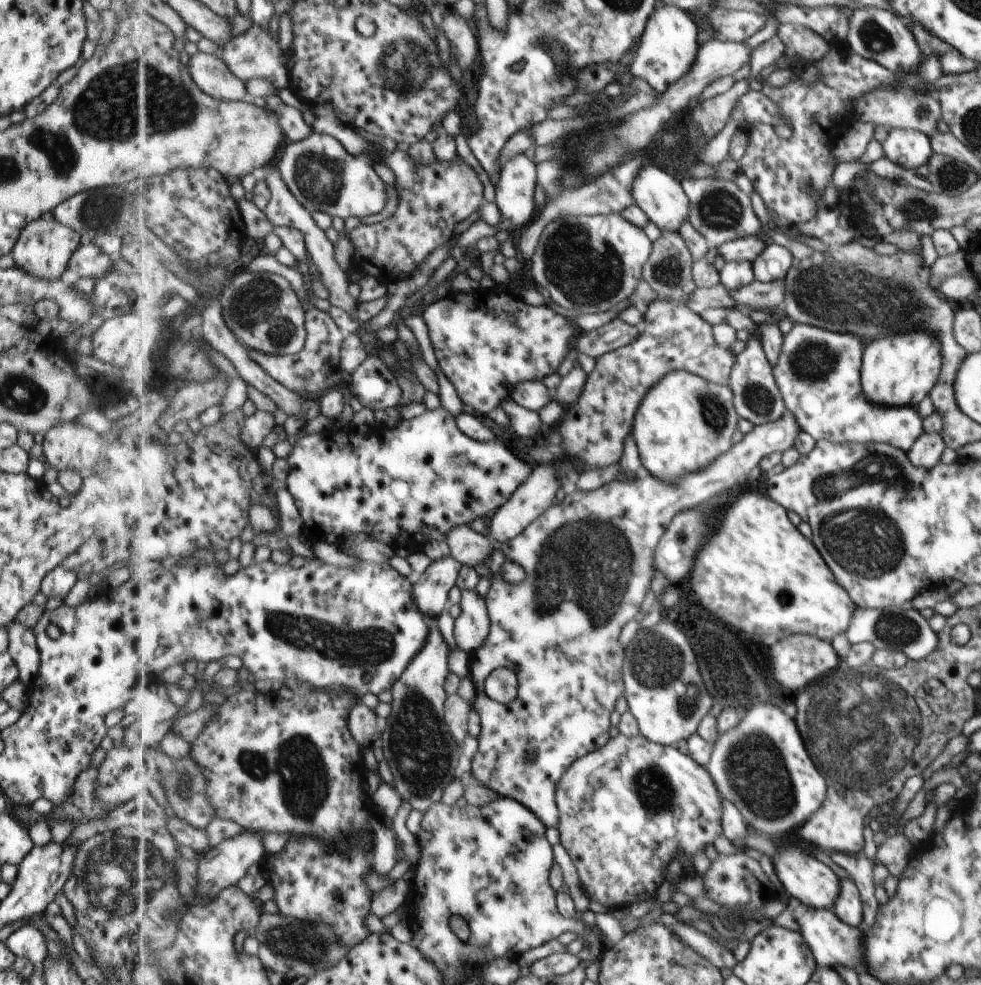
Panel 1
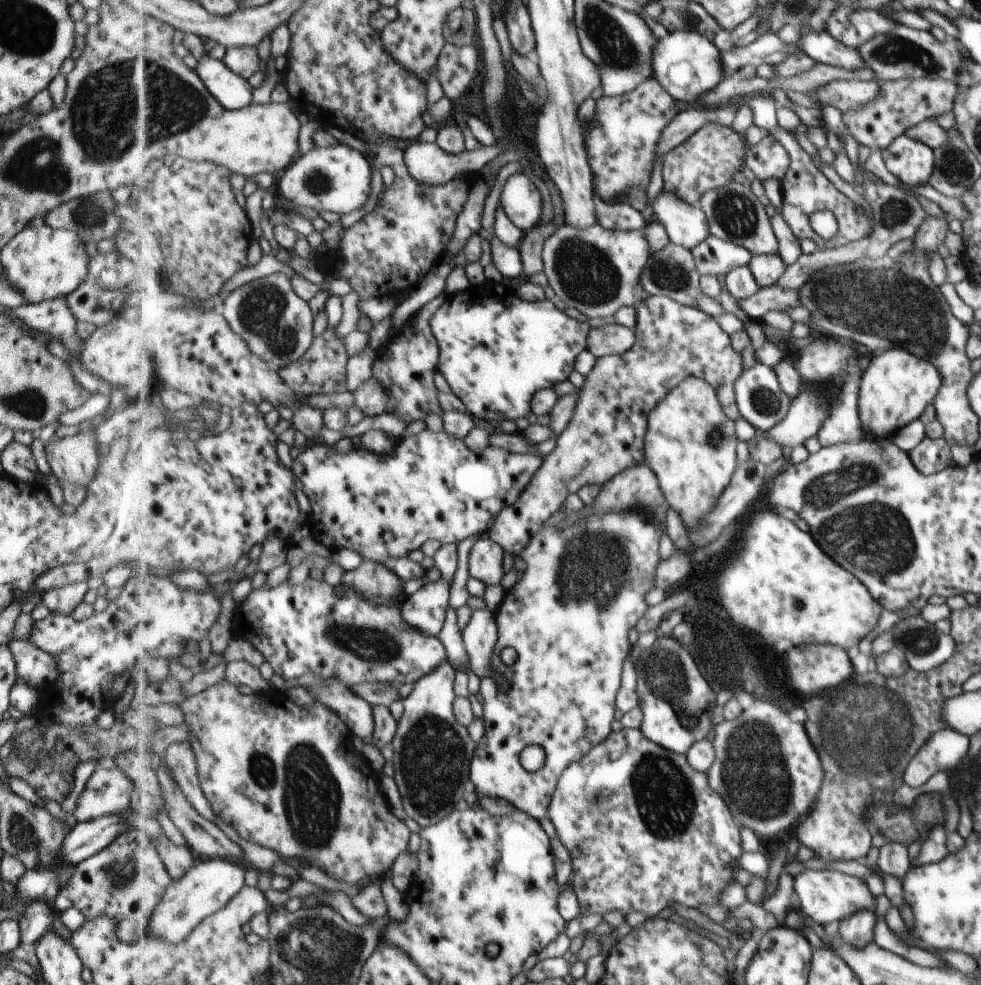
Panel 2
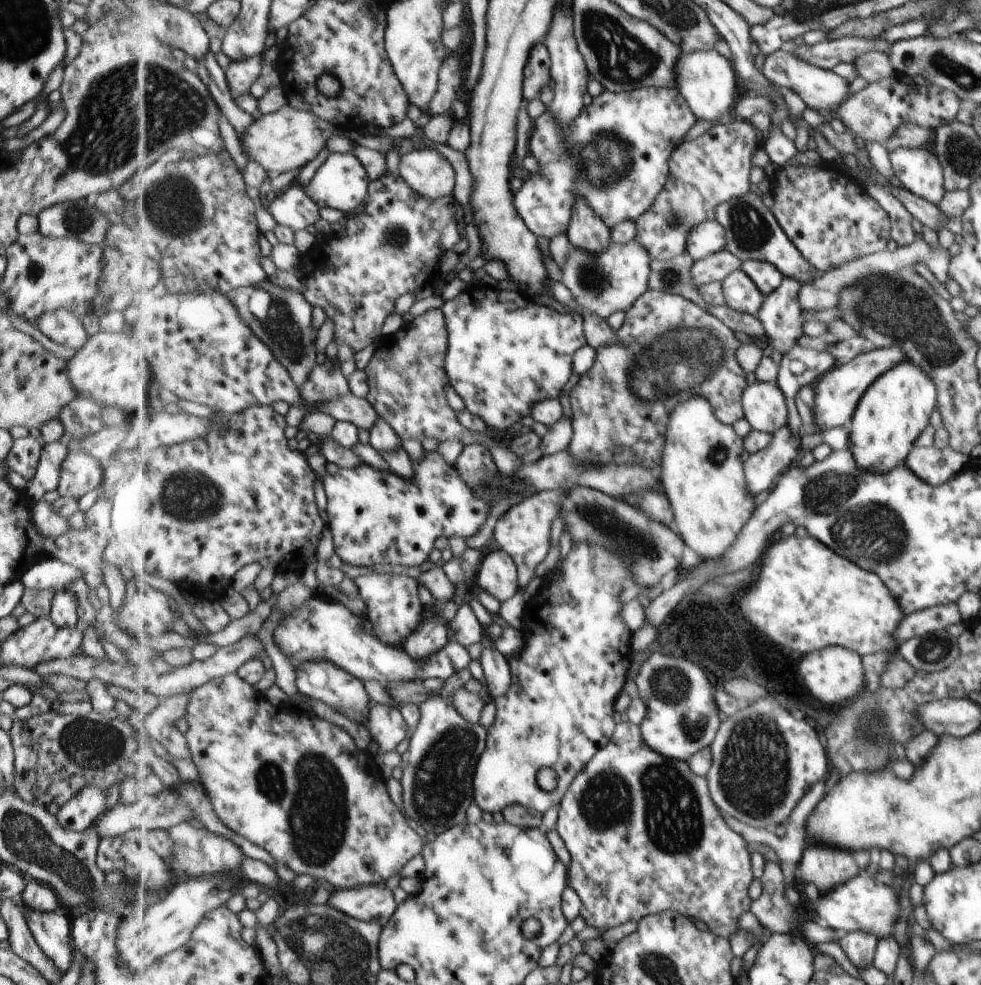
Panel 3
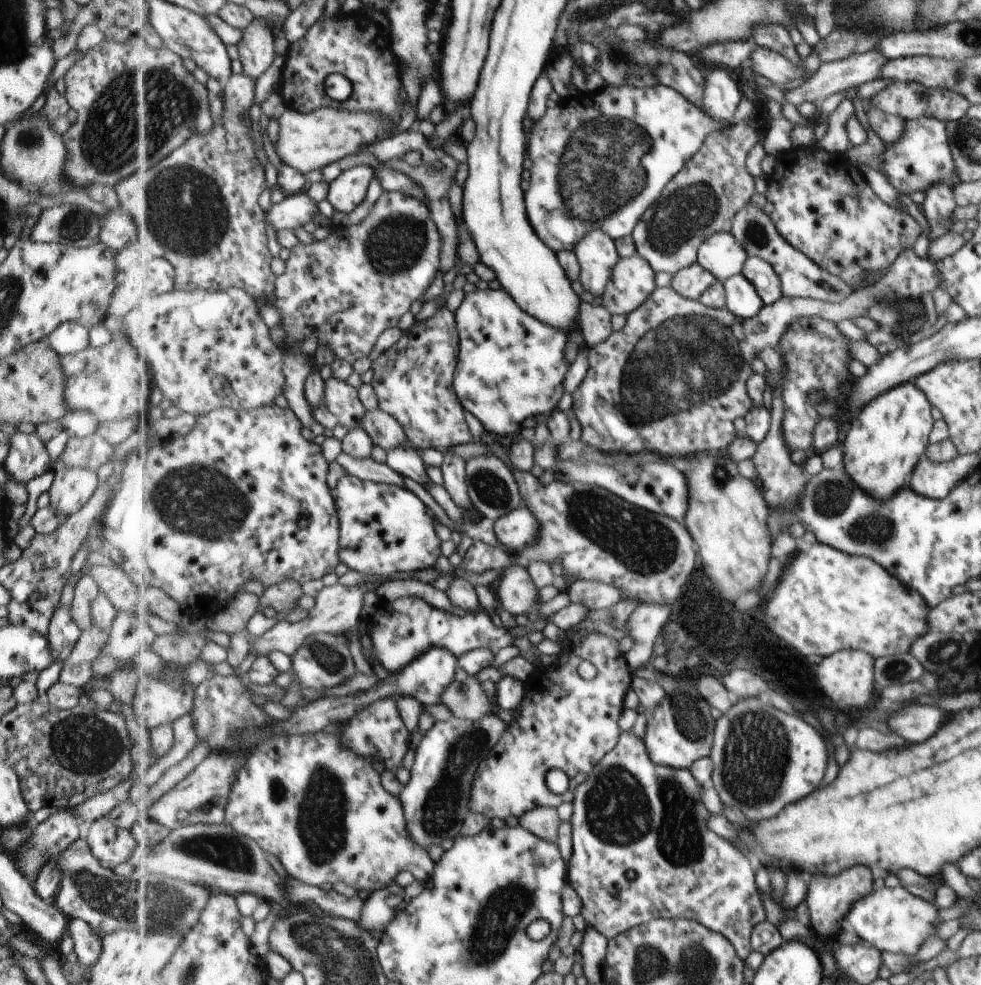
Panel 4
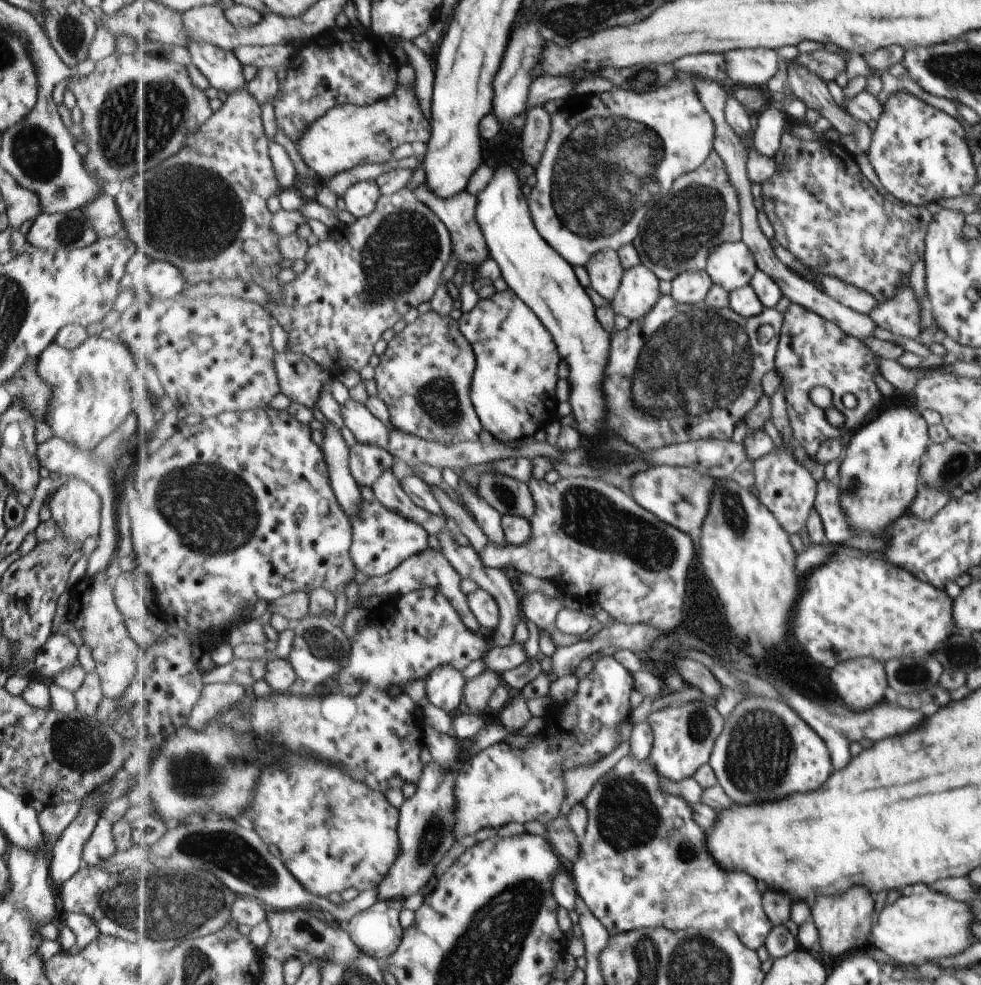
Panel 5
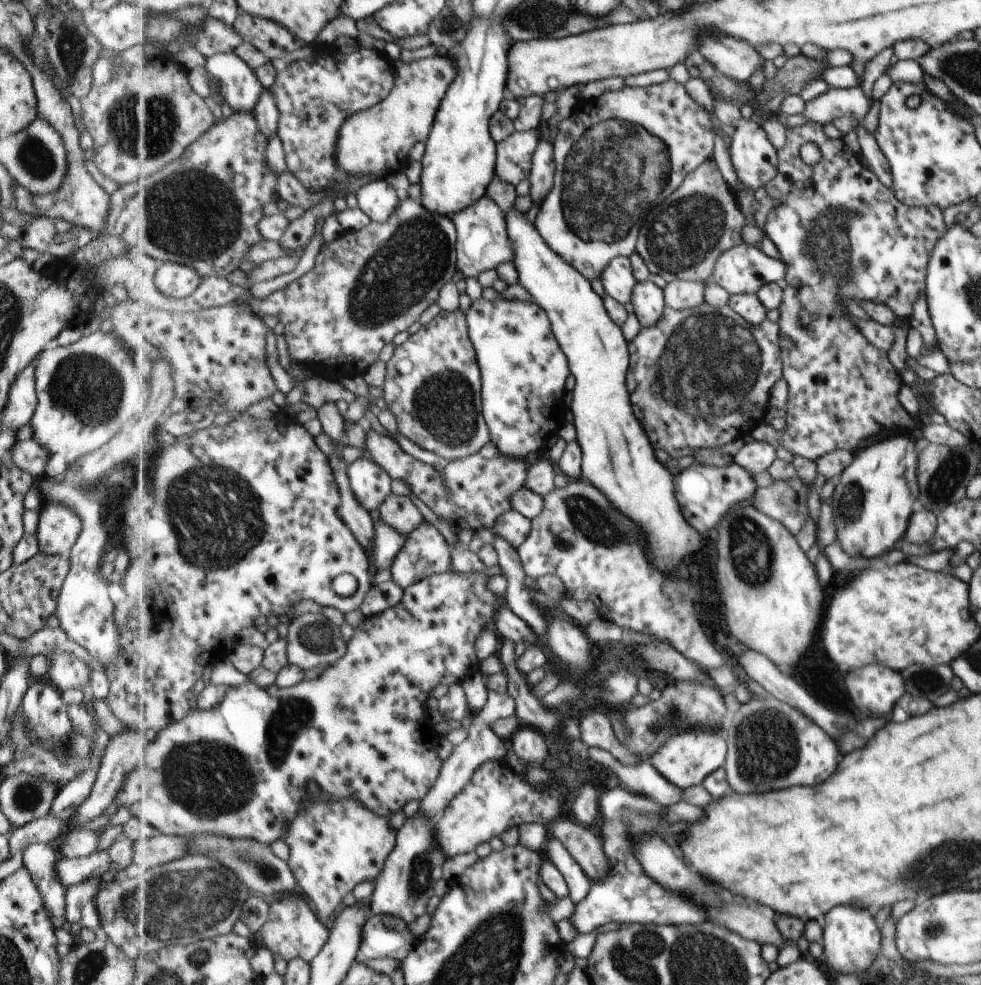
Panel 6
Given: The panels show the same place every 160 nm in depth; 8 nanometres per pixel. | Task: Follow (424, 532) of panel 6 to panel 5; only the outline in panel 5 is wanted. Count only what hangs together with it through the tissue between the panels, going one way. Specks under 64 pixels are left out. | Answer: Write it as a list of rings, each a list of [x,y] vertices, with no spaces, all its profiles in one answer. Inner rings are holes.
[[[429,548],[429,550],[423,550],[423,553],[419,552],[419,554],[411,556],[411,558],[407,558],[401,566],[396,570],[393,570],[390,574],[381,577],[370,577],[364,585],[358,586],[359,598],[356,607],[361,607],[361,604],[363,604],[365,600],[375,598],[375,596],[381,596],[385,599],[386,597],[391,596],[403,596],[407,593],[414,592],[415,590],[435,588],[435,590],[439,590],[441,594],[445,594],[445,596],[449,598],[452,606],[459,612],[467,627],[475,632],[485,634],[486,631],[479,623],[479,620],[477,620],[477,616],[475,616],[473,610],[469,608],[467,595],[461,592],[461,580],[464,579],[461,578],[461,574],[459,574],[459,572],[457,572],[451,565],[451,562],[445,557],[445,554],[442,551],[437,552],[437,550]]]

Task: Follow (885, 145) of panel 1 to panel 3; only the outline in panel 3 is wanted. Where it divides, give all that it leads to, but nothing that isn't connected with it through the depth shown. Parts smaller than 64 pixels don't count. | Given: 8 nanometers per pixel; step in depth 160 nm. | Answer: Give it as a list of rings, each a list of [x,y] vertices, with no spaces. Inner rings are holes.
[[[898,147],[888,153],[891,170],[911,194],[937,204],[945,192],[942,170],[933,154],[917,148]]]

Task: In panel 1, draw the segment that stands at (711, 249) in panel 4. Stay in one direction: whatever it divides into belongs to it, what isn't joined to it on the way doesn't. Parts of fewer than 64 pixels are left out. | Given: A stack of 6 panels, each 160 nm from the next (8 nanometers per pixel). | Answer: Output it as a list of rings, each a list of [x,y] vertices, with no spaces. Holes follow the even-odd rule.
[[[655,164],[645,167],[635,179],[633,185],[633,196],[636,204],[639,205],[648,215],[650,220],[665,233],[677,233],[681,230],[683,222],[690,220],[689,195],[685,192],[682,181],[671,174],[666,166],[655,166]]]

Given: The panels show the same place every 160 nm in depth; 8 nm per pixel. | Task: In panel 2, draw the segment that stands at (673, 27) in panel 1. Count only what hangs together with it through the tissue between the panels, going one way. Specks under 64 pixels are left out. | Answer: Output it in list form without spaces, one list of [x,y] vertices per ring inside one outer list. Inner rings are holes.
[[[674,29],[660,34],[660,43],[654,51],[655,78],[668,90],[673,98],[684,103],[687,109],[697,107],[699,98],[715,90],[726,78],[722,65],[722,50],[705,35],[695,31]]]

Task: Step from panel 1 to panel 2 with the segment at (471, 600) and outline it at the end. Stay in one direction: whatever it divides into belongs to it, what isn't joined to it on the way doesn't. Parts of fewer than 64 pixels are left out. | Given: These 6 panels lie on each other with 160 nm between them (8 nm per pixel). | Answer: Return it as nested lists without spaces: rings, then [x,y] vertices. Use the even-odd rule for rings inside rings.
[[[484,608],[473,611],[470,623],[464,628],[466,651],[470,656],[469,672],[482,679],[495,676],[492,656],[500,637],[496,613]]]

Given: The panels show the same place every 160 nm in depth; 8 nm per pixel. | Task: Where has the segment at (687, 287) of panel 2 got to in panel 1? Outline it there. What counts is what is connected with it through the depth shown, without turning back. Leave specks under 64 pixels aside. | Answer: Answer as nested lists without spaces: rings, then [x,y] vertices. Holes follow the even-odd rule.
[[[661,231],[660,237],[653,241],[651,256],[649,256],[645,268],[641,270],[641,278],[659,293],[659,299],[671,299],[687,305],[690,302],[690,295],[698,289],[694,279],[693,264],[691,252],[681,236],[677,233]]]

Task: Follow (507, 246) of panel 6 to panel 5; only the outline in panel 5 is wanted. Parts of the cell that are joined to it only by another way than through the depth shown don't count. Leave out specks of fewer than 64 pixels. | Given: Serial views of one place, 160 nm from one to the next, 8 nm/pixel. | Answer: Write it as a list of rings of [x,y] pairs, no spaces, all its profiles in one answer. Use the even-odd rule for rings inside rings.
[[[425,183],[419,185],[413,192],[417,198],[419,198],[425,205],[428,205],[448,227],[448,230],[452,235],[453,255],[459,262],[465,263],[466,266],[481,266],[491,259],[486,239],[484,238],[481,226],[476,218],[478,208],[477,195],[473,196],[473,194],[462,193],[457,194],[456,197],[452,197],[451,200],[441,199],[439,196],[436,196]]]

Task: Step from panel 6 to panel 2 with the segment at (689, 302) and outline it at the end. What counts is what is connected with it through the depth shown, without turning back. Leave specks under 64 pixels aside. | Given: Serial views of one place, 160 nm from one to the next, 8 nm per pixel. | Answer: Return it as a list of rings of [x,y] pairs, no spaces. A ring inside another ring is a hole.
[[[711,235],[703,244],[696,246],[692,253],[701,276],[727,276],[737,267],[748,266],[752,252],[734,242],[724,241]]]

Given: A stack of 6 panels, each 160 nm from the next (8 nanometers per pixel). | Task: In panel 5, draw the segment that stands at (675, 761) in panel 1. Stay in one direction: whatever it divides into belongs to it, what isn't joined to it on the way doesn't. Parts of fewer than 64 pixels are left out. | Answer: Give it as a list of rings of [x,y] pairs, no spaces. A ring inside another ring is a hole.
[[[631,756],[623,758],[612,772],[609,772],[604,778],[601,778],[601,781],[595,786],[595,789],[589,796],[587,796],[583,804],[588,809],[590,822],[587,835],[581,839],[582,852],[580,853],[580,858],[573,865],[573,880],[575,880],[577,894],[585,900],[585,904],[589,906],[589,909],[595,914],[597,920],[603,922],[603,926],[609,930],[610,936],[617,936],[617,934],[646,927],[664,927],[671,931],[688,929],[723,931],[731,929],[741,938],[741,942],[749,946],[752,950],[758,952],[765,945],[767,936],[771,934],[774,925],[773,920],[765,912],[763,894],[759,890],[757,880],[753,876],[745,874],[745,872],[729,872],[729,868],[721,867],[716,860],[713,860],[714,857],[708,852],[708,834],[695,821],[692,806],[688,805],[683,798],[678,798],[661,791],[660,775],[656,772],[656,768],[651,766],[649,759],[647,761],[641,761],[631,758]]]

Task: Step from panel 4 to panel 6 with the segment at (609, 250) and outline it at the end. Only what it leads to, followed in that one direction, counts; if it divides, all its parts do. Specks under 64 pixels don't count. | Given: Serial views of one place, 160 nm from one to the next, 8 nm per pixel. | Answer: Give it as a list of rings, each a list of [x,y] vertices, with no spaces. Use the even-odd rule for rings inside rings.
[[[630,257],[615,258],[601,276],[605,293],[621,304],[632,303],[633,290],[637,287],[637,278],[633,274],[633,264]]]

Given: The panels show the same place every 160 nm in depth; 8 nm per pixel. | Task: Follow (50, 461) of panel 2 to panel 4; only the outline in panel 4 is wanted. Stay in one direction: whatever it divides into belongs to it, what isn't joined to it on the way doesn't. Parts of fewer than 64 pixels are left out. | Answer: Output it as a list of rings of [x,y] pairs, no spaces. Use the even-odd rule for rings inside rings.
[[[58,466],[47,491],[50,498],[48,507],[63,520],[89,501],[97,486],[94,472],[82,467]]]

